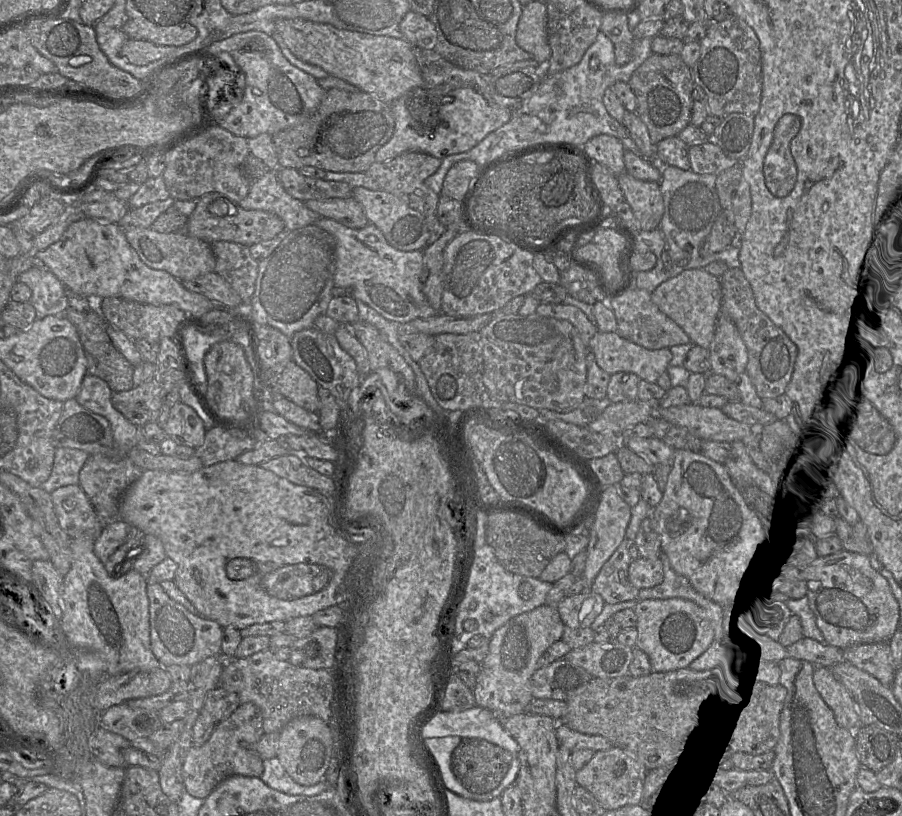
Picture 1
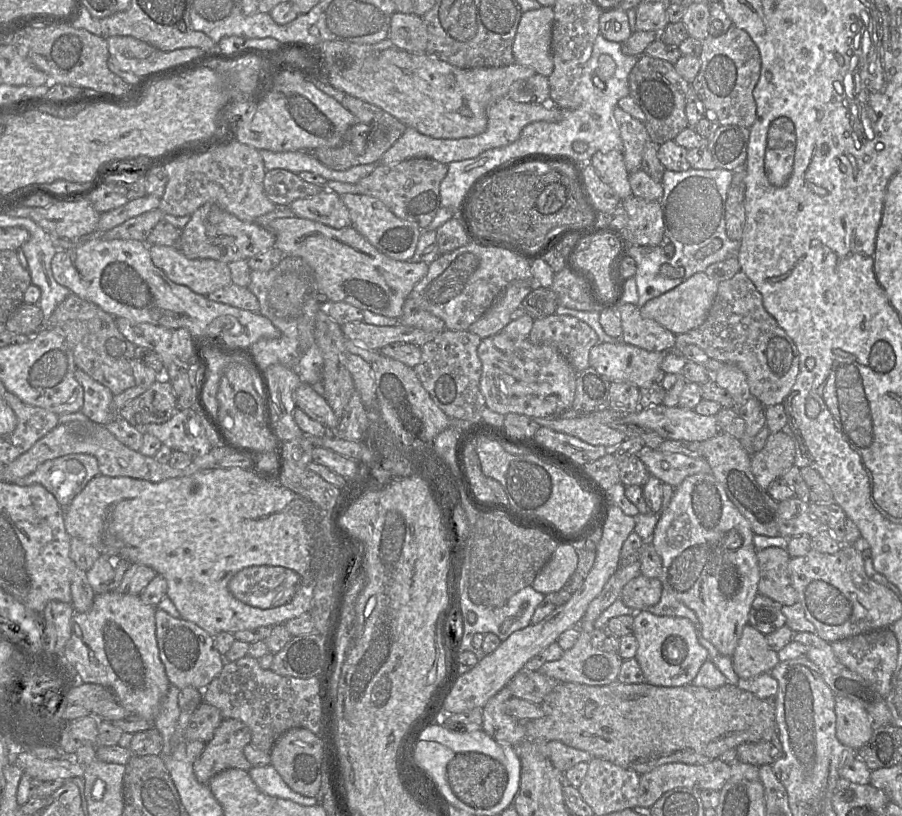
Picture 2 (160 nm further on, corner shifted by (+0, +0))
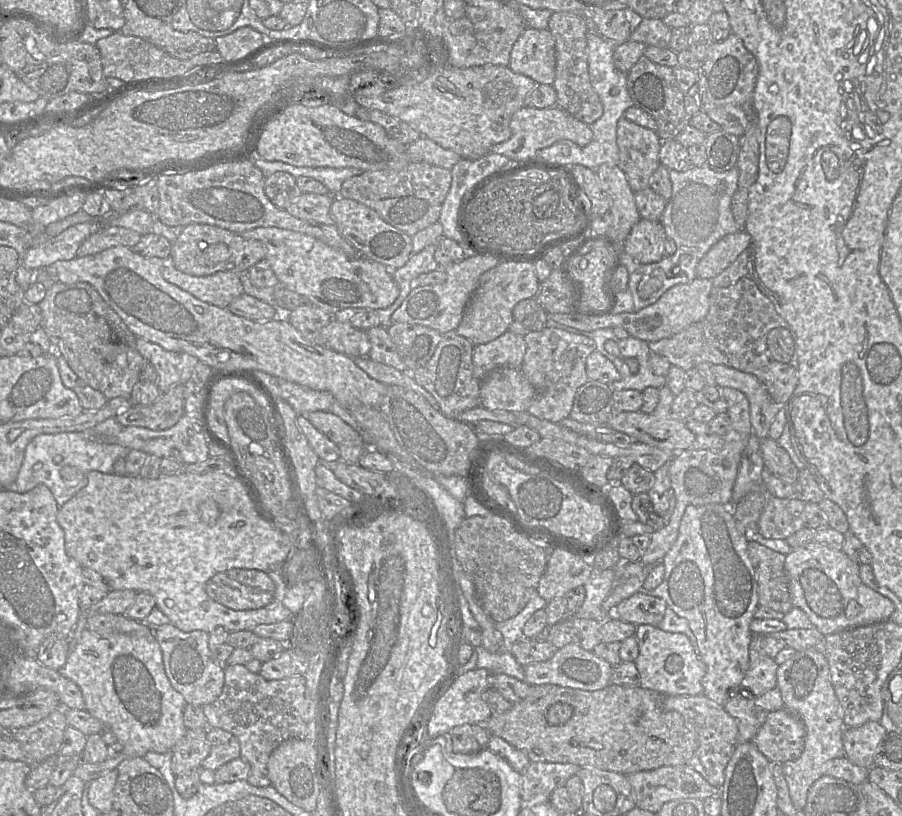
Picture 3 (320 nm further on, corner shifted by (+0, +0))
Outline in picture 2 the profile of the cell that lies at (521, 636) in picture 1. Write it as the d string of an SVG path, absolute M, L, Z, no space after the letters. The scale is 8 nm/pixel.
M509 685L502 688L482 708L482 729L496 741L518 747L525 739L524 722L507 714L505 703L512 697Z

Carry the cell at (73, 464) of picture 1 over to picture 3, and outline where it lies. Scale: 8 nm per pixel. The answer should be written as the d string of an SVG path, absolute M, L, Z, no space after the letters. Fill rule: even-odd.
M93 431L40 434L26 446L17 480L9 487L9 490L26 493L43 484L49 488L59 508L61 508L87 485L90 471L98 471L104 474L114 473L113 465L115 461L126 458L128 451L129 449L118 443L96 436ZM65 466L76 468L76 479L67 481L62 478L61 471Z

